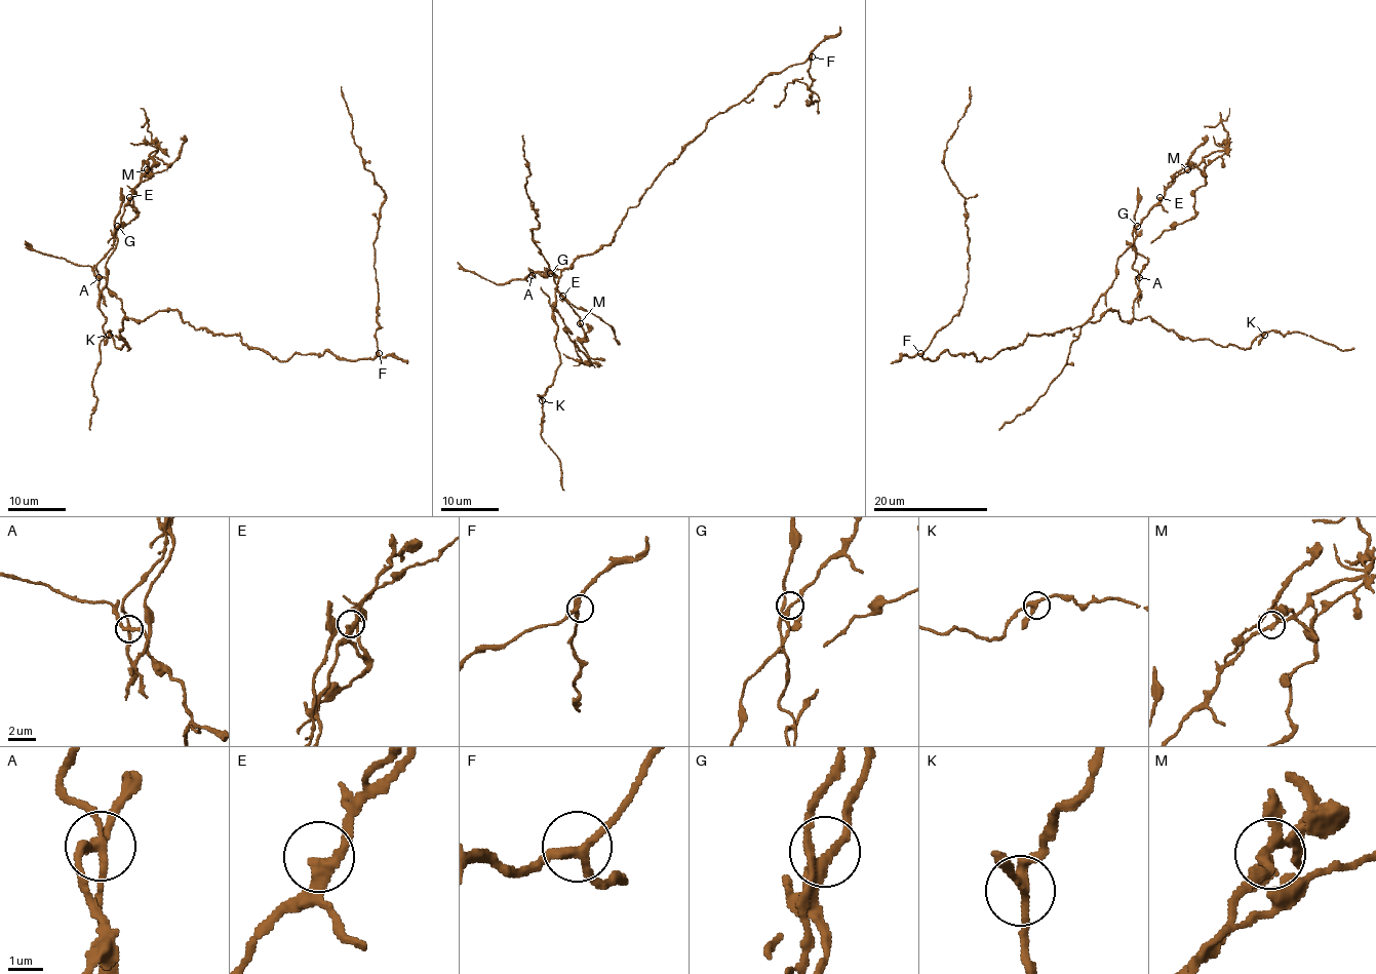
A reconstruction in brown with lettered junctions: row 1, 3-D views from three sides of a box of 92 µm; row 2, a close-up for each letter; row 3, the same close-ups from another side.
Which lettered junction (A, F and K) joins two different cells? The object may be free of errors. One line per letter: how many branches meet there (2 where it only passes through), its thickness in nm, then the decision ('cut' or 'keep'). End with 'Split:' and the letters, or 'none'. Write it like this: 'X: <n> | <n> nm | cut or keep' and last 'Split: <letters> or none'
A: 4 | 260 nm | cut
F: 3 | 260 nm | keep
K: 3 | 240 nm | keep
Split: A

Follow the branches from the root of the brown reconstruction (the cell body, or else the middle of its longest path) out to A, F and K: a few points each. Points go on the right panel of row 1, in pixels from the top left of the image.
A: (1028, 335), (1078, 327), (1108, 310), (1130, 321), (1138, 277)
F: (1028, 335), (1021, 345), (1000, 349), (982, 360), (971, 353), (950, 354), (946, 350), (931, 360), (920, 353)
K: (1028, 335), (1078, 327), (1108, 310), (1124, 321), (1149, 316), (1182, 338), (1223, 346), (1250, 347), (1264, 335)

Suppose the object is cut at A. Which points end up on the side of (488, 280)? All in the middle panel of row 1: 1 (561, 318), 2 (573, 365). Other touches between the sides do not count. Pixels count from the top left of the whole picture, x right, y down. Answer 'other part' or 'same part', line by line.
1: other part
2: other part

